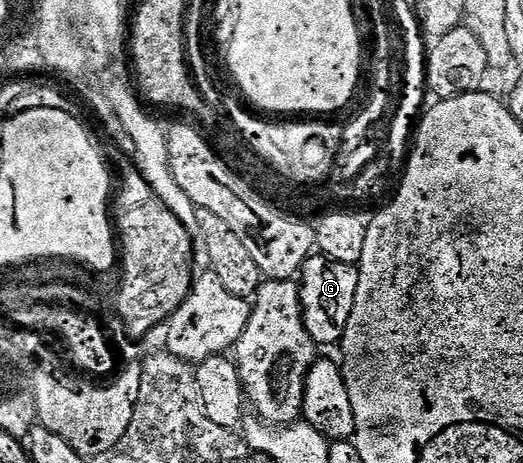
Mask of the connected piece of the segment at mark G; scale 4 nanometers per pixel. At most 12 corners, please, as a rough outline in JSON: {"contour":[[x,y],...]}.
{"contour":[[323,255],[298,274],[300,310],[317,346],[339,346],[360,270]]}

